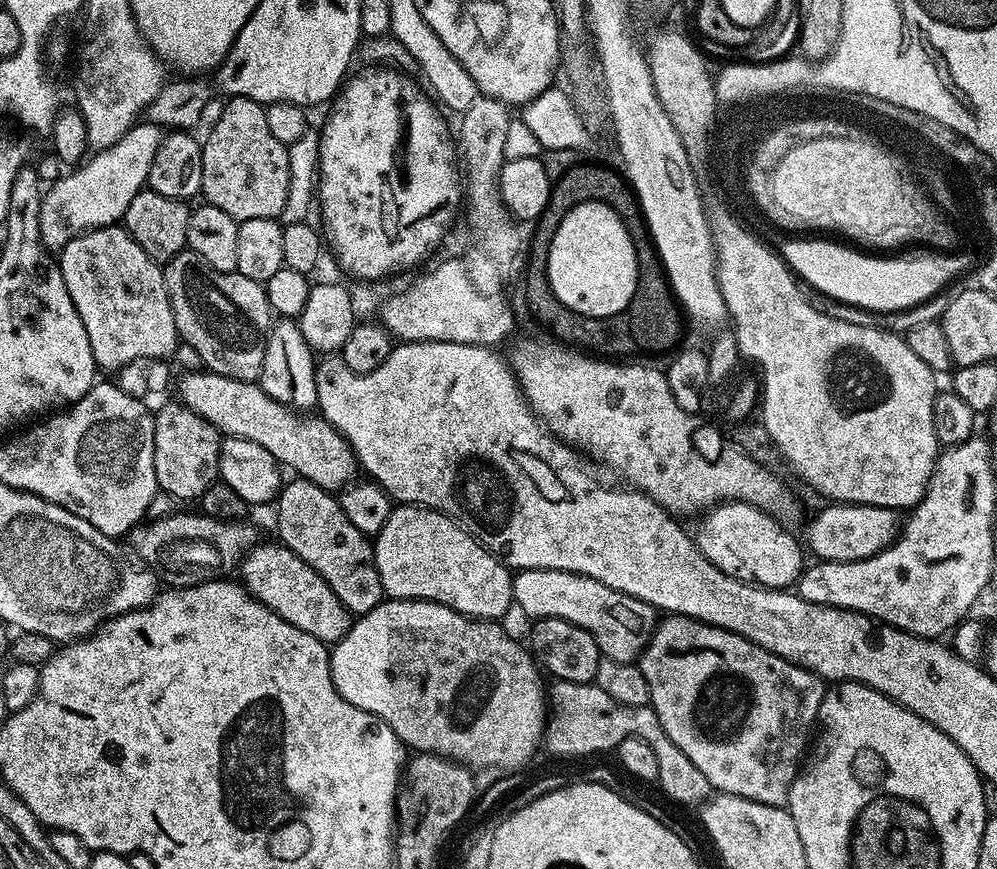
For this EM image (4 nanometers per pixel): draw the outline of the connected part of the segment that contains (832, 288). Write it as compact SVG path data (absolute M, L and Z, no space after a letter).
M790 239L794 240L784 240L778 247L784 263L807 287L817 288L819 292L825 292L827 296L833 296L847 304L869 308L871 312L900 312L904 308L913 308L924 300L930 300L943 291L940 280L944 280L946 274L924 274L922 264L910 262L910 254L896 254L893 255L896 257L887 260L884 257L887 255L869 254L855 247L843 248L828 240Z

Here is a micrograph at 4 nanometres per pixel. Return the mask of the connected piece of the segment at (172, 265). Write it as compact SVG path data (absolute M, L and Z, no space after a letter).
M187 250L179 252L174 259L167 261L163 269L177 337L194 346L207 371L222 374L226 378L259 381L268 332L274 323L274 313L266 298L264 284L254 278L246 278L238 271L214 270L206 261L198 258L198 254Z

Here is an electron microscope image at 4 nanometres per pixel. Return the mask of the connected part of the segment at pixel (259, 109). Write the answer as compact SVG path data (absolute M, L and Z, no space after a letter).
M234 96L212 124L208 137L202 140L202 186L203 199L209 204L226 210L237 222L250 218L277 219L286 206L286 190L290 190L290 162L285 144L278 142L266 126L265 105L245 96Z

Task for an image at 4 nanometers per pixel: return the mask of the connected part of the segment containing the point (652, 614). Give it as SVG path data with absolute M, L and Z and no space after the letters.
M522 568L519 569L513 575L512 578L512 598L515 607L521 608L526 615L529 616L529 621L535 622L537 620L545 620L546 618L562 618L566 622L570 622L574 626L578 626L582 630L586 630L594 638L596 645L600 647L601 657L613 660L614 662L636 662L639 661L640 655L643 654L645 646L648 644L648 640L652 636L653 632L656 630L658 623L658 612L657 609L651 608L646 602L642 602L638 598L634 598L630 594L622 594L618 590L614 590L610 586L606 586L602 582L598 582L594 578L589 576L583 576L577 572L567 572L566 570L550 570L549 568Z

